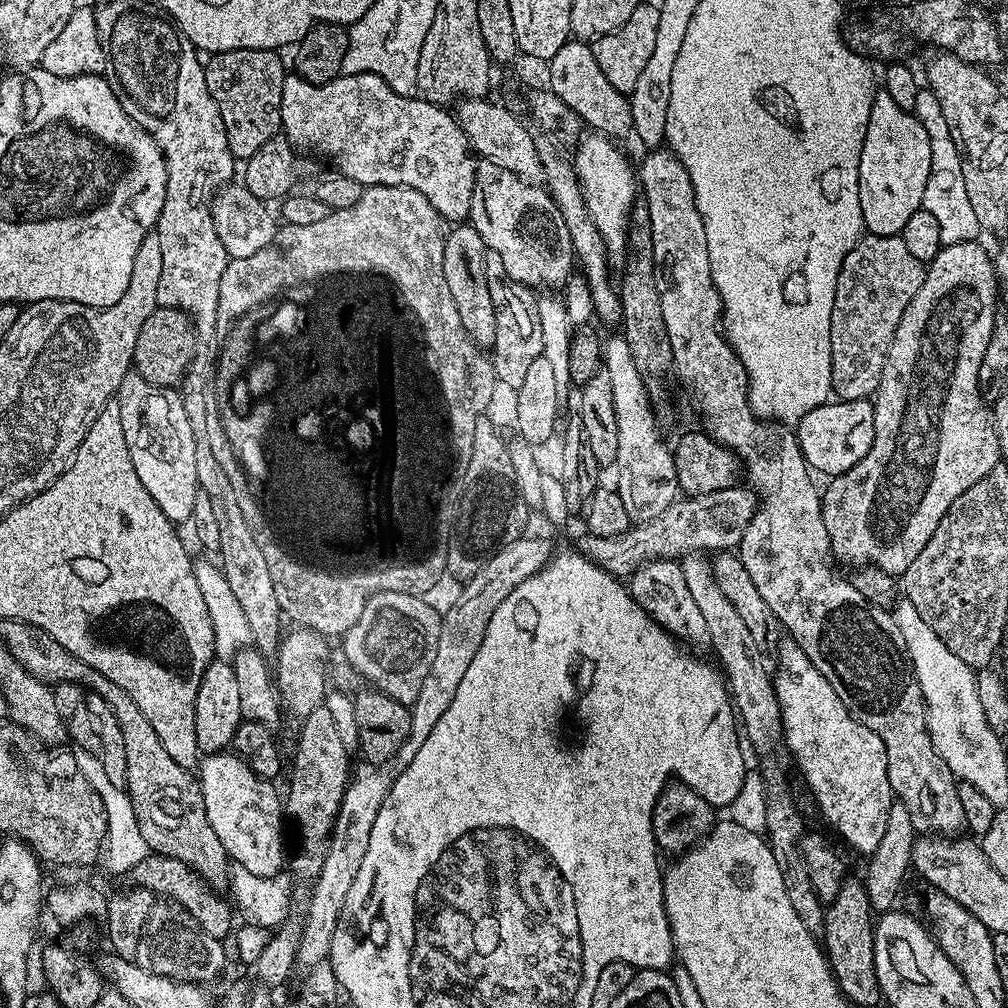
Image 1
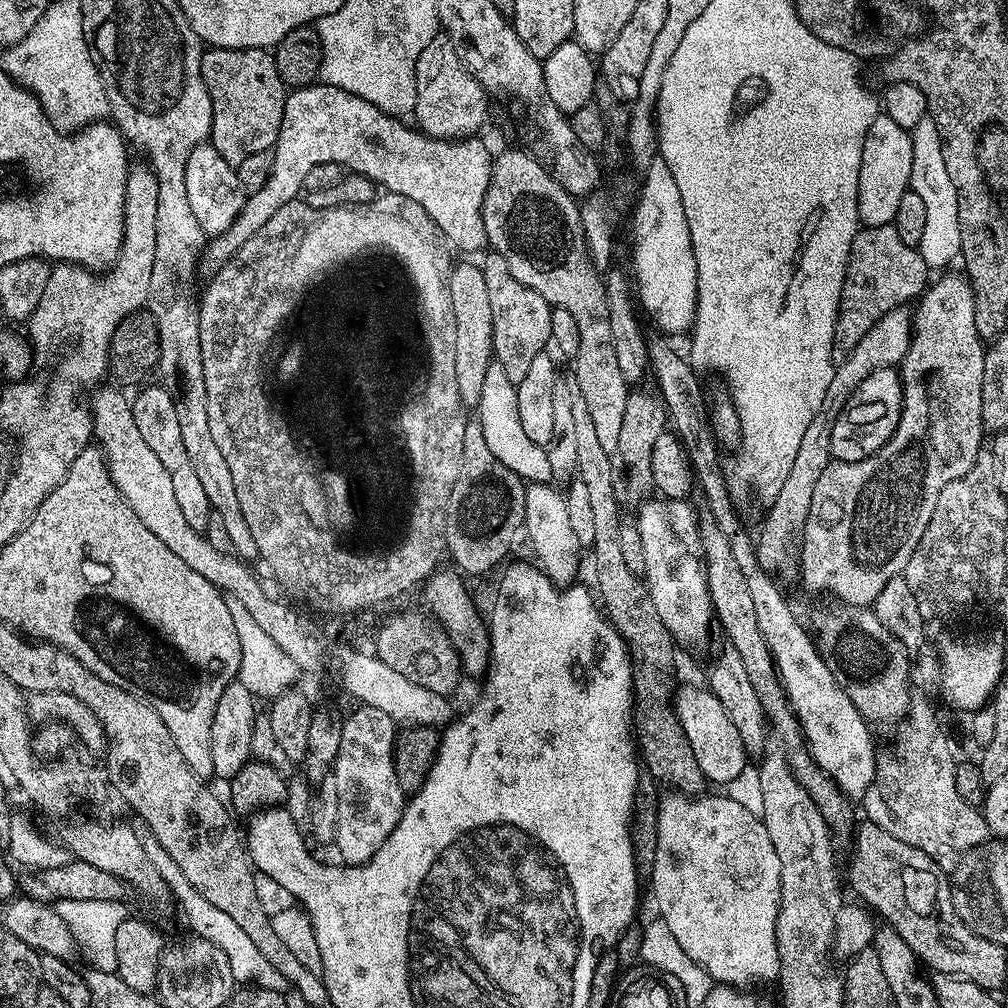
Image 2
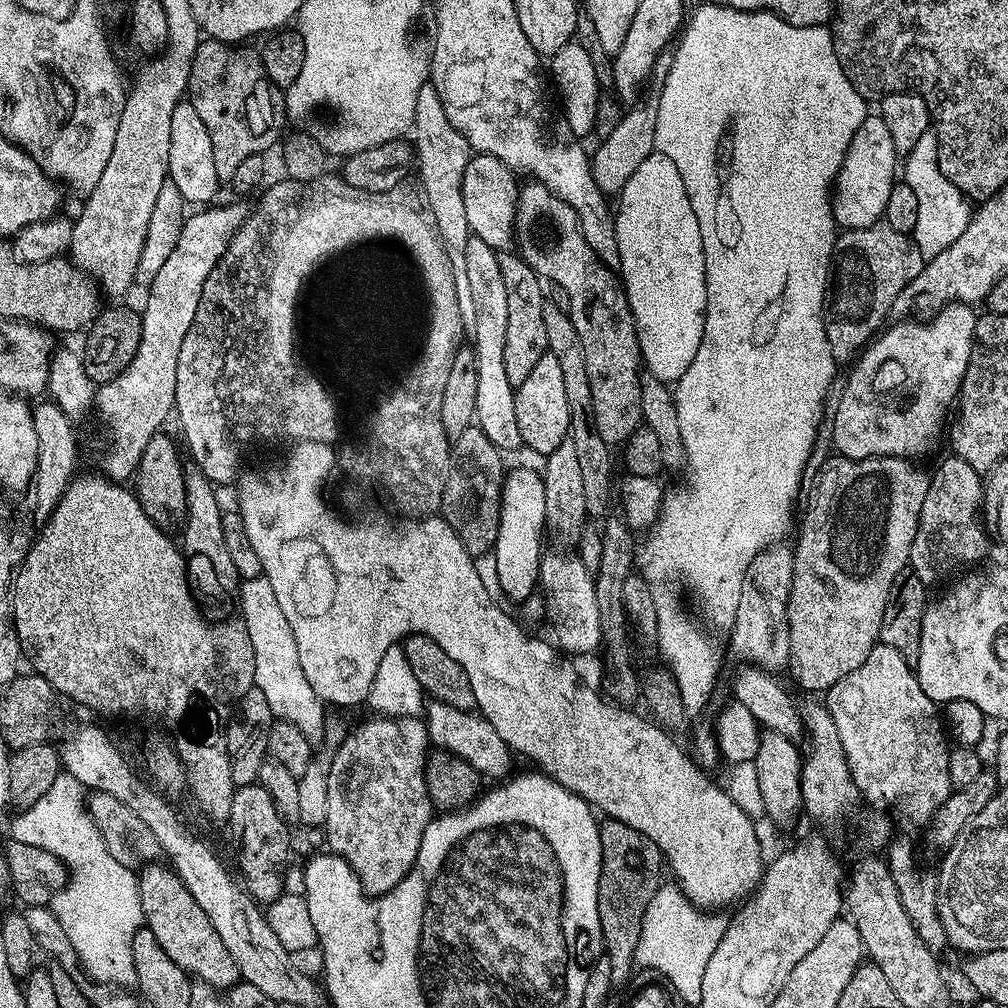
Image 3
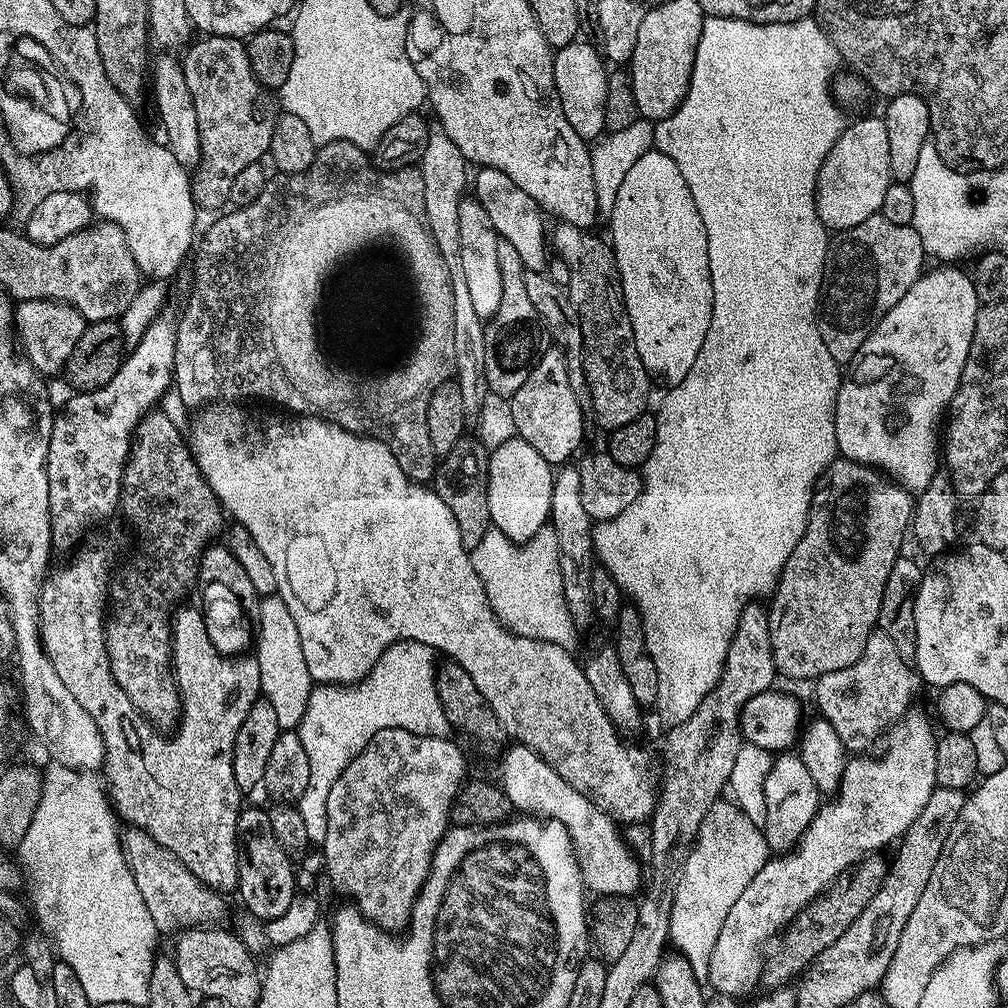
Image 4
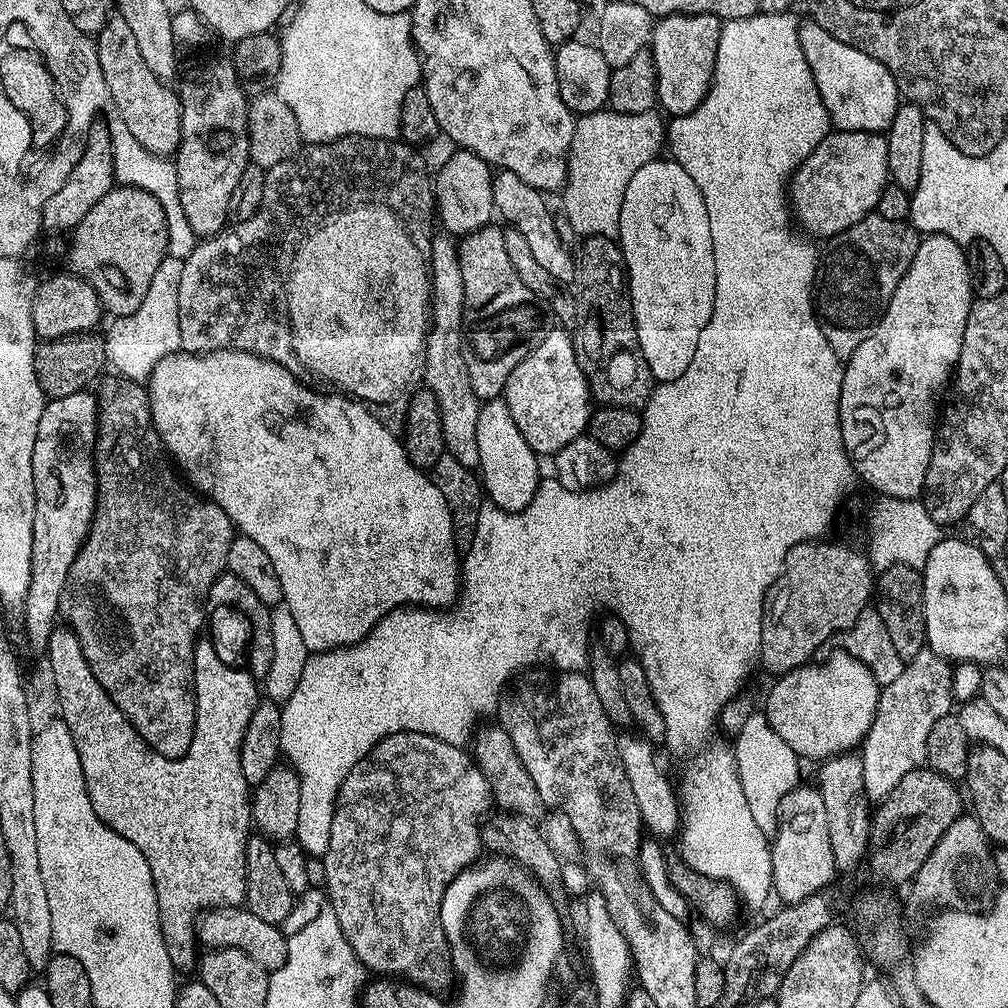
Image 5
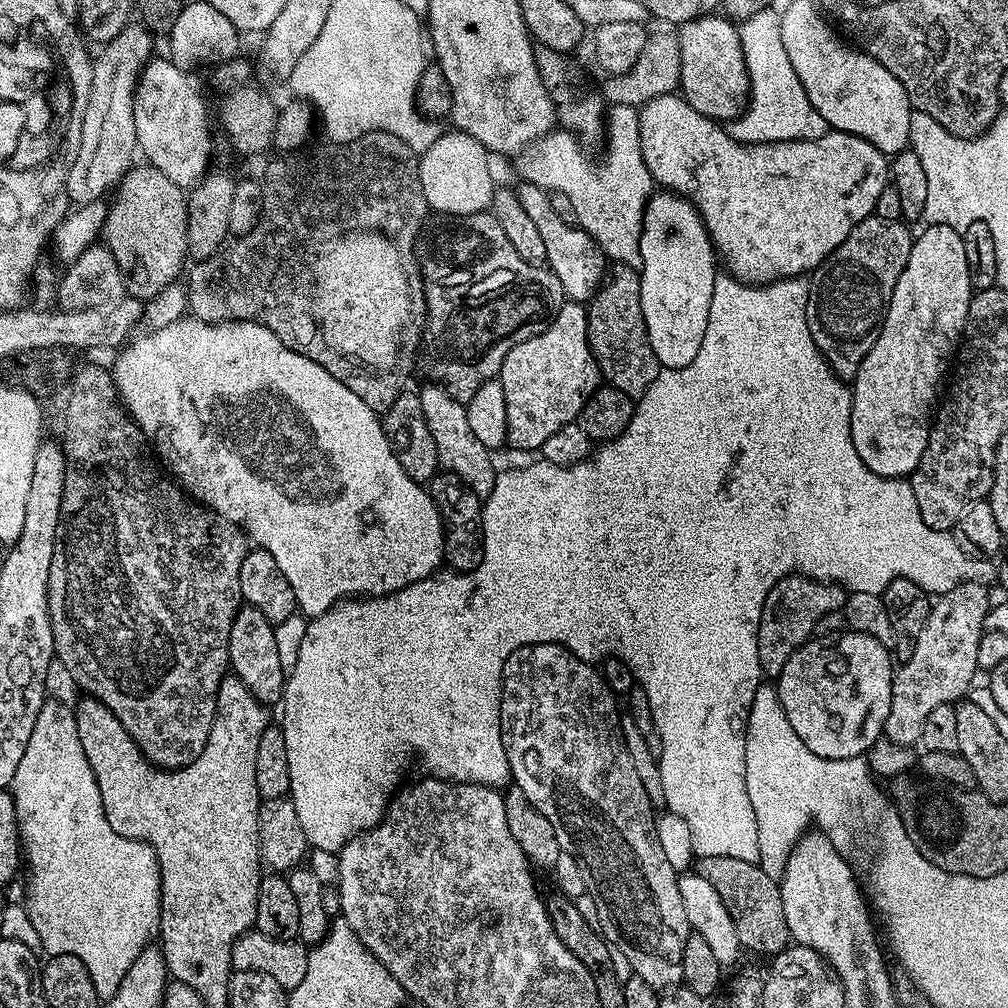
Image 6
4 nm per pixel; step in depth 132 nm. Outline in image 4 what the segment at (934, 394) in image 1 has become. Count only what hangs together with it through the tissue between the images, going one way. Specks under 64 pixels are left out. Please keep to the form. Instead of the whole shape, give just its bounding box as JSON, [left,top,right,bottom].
[766,458,914,680]

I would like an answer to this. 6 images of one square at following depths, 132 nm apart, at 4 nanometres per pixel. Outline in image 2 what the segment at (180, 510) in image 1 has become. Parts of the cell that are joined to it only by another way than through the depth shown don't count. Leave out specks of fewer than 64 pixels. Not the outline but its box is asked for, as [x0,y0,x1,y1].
[131,386,213,530]

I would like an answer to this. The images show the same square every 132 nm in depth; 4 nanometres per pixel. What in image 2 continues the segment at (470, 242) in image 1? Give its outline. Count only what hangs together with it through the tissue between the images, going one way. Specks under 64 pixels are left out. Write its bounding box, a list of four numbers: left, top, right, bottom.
[448,263,494,410]

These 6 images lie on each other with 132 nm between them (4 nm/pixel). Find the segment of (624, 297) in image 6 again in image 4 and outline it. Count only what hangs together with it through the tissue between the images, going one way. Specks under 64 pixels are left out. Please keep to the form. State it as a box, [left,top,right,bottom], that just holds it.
[550,222,650,430]

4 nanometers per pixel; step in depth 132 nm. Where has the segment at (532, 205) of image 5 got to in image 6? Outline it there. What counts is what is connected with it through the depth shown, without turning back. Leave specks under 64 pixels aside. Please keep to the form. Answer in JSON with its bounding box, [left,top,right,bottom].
[518,182,606,302]

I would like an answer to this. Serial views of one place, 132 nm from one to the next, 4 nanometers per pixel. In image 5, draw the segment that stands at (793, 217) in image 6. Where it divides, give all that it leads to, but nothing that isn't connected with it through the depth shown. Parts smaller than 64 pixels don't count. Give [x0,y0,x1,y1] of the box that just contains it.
[790,130,890,238]

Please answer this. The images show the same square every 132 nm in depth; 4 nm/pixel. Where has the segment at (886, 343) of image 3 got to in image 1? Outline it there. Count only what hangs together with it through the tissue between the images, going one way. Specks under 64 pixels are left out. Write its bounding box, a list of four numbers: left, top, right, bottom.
[798,400,875,477]

